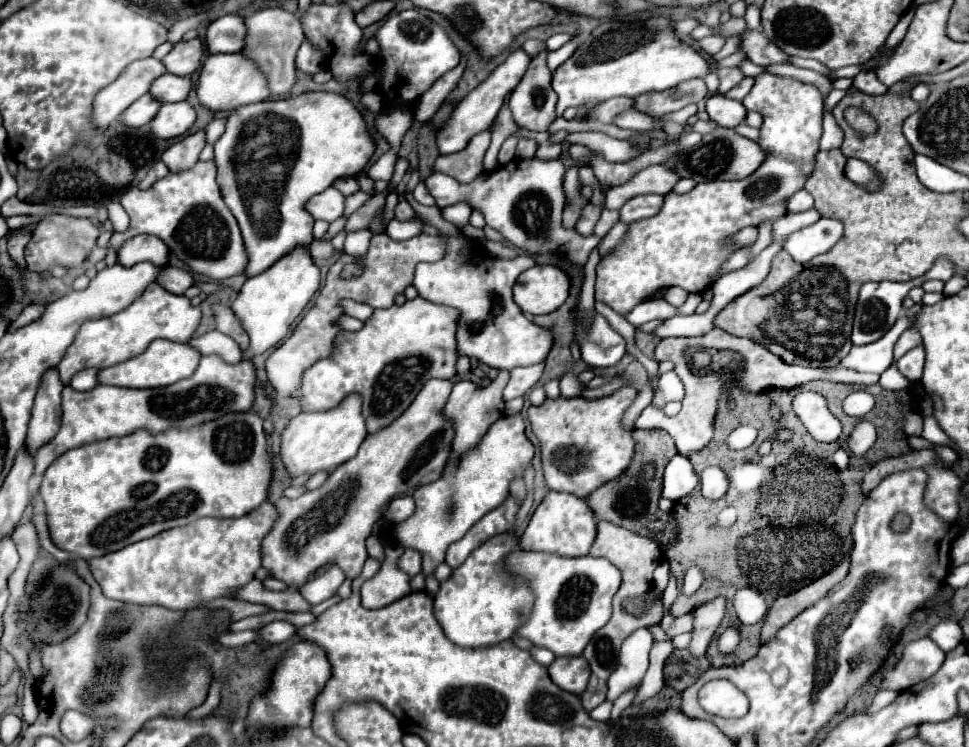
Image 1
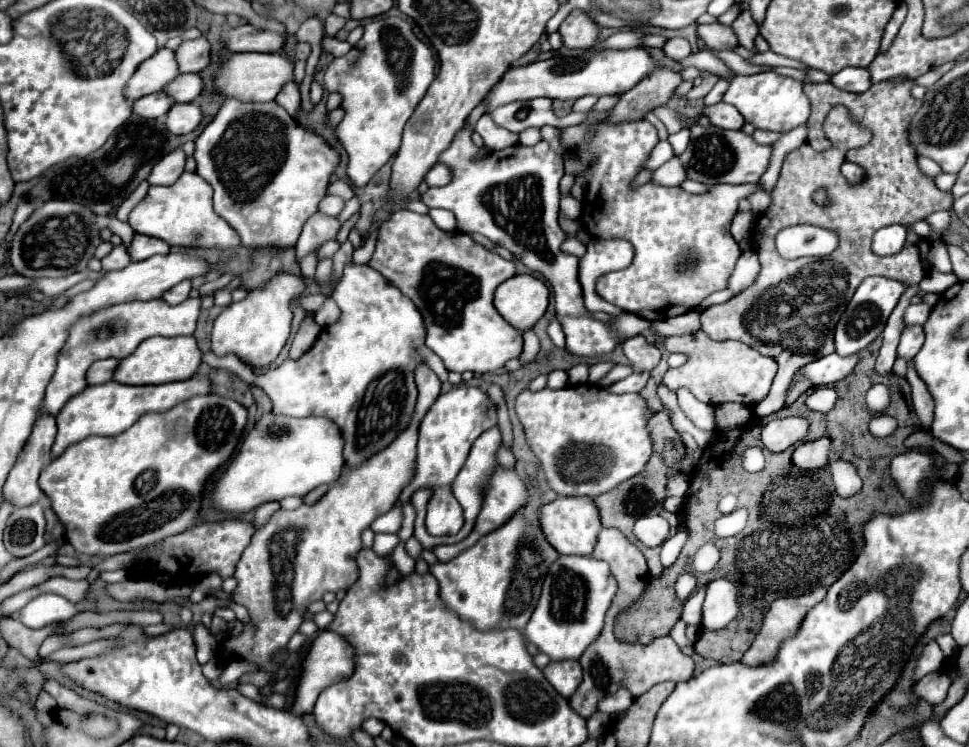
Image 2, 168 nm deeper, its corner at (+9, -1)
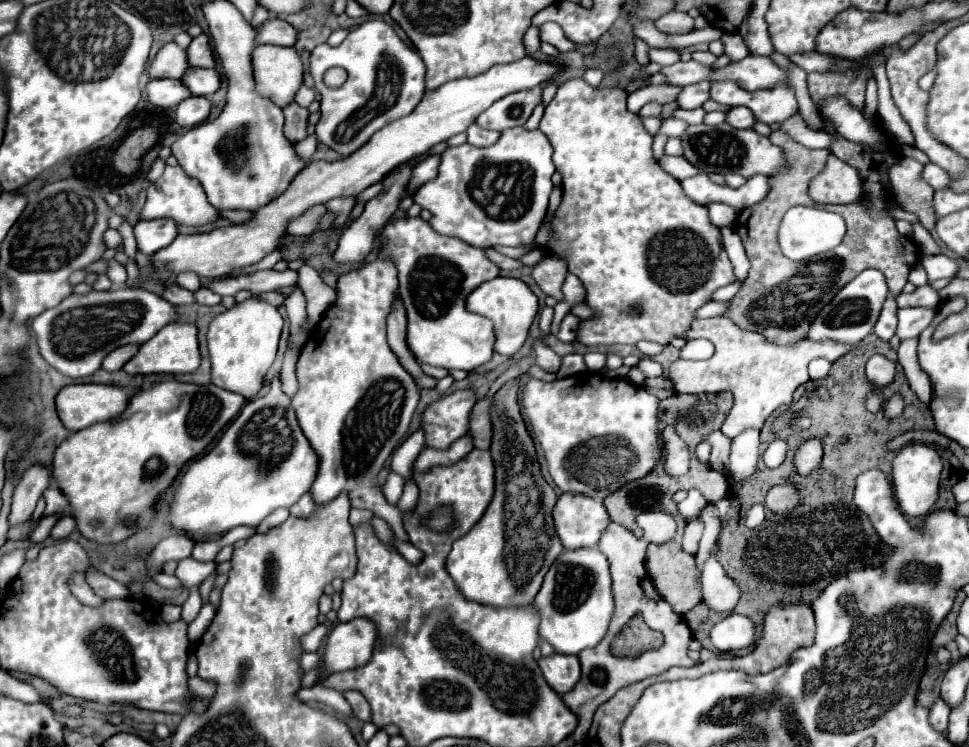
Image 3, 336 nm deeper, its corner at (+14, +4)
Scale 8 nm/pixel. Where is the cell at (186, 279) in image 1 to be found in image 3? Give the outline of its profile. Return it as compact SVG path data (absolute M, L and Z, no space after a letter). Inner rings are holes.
M178 284L168 286L168 288L164 290L164 298L166 298L170 304L174 304L174 306L186 306L186 304L194 304L194 302L196 302L196 300L194 300L194 294L192 294L190 290L178 286Z

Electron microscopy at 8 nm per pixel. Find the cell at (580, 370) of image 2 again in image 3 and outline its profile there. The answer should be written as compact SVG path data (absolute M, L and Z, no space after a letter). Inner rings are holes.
M588 352L584 356L584 360L586 360L588 370L592 370L592 372L600 372L606 366L606 354L600 354L600 352Z

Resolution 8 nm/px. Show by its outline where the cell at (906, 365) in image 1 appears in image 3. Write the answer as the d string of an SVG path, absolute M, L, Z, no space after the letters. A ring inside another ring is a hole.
M940 306L934 308L900 308L898 310L898 330L900 340L916 338L934 320Z

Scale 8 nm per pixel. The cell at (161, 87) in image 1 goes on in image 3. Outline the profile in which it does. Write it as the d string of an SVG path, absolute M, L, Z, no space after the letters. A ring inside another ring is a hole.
M188 68L182 76L184 86L190 88L194 96L212 96L220 88L222 80L224 78L218 74L218 70L208 68Z

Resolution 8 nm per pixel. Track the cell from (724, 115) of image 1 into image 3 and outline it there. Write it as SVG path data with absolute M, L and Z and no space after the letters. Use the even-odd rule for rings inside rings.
M736 106L728 112L728 124L734 128L752 128L756 124L756 118L748 108Z

